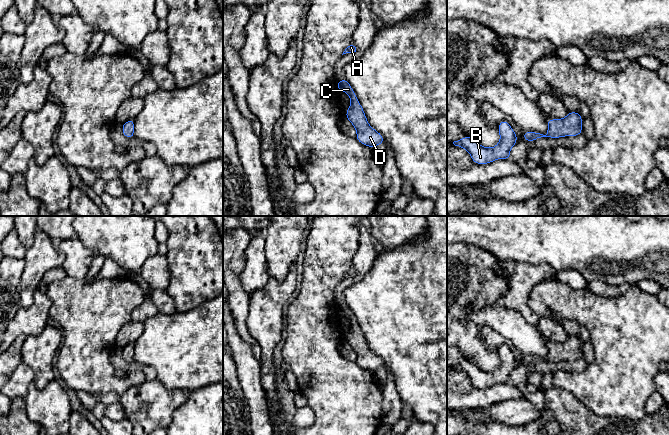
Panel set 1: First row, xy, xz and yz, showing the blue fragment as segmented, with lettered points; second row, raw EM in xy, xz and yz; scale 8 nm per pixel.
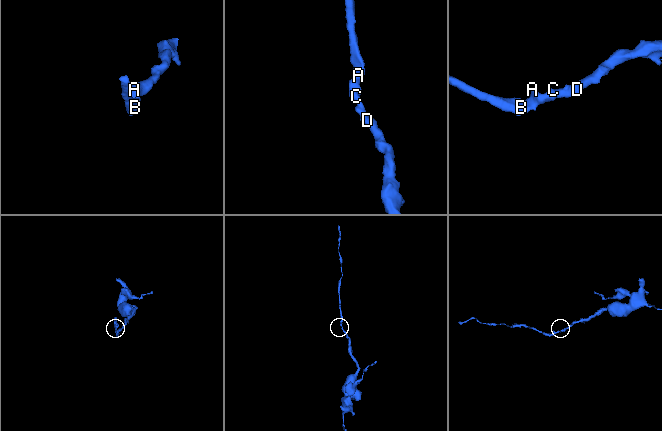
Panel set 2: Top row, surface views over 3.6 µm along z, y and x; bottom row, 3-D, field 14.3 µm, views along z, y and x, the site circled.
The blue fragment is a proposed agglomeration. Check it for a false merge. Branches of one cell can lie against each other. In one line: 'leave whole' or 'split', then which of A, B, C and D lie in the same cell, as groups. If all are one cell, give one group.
leave whole; groups A B C D

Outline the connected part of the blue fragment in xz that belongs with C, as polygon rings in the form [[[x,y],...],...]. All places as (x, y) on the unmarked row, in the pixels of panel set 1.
[[[346,303],[337,305],[339,316],[346,316],[351,324],[345,341],[353,348],[357,355],[356,363],[363,369],[374,372],[385,367],[382,359],[373,353],[364,338],[364,334],[357,324],[357,320]]]

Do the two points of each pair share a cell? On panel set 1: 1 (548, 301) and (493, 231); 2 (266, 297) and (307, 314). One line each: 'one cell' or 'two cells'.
1: two cells
2: two cells

